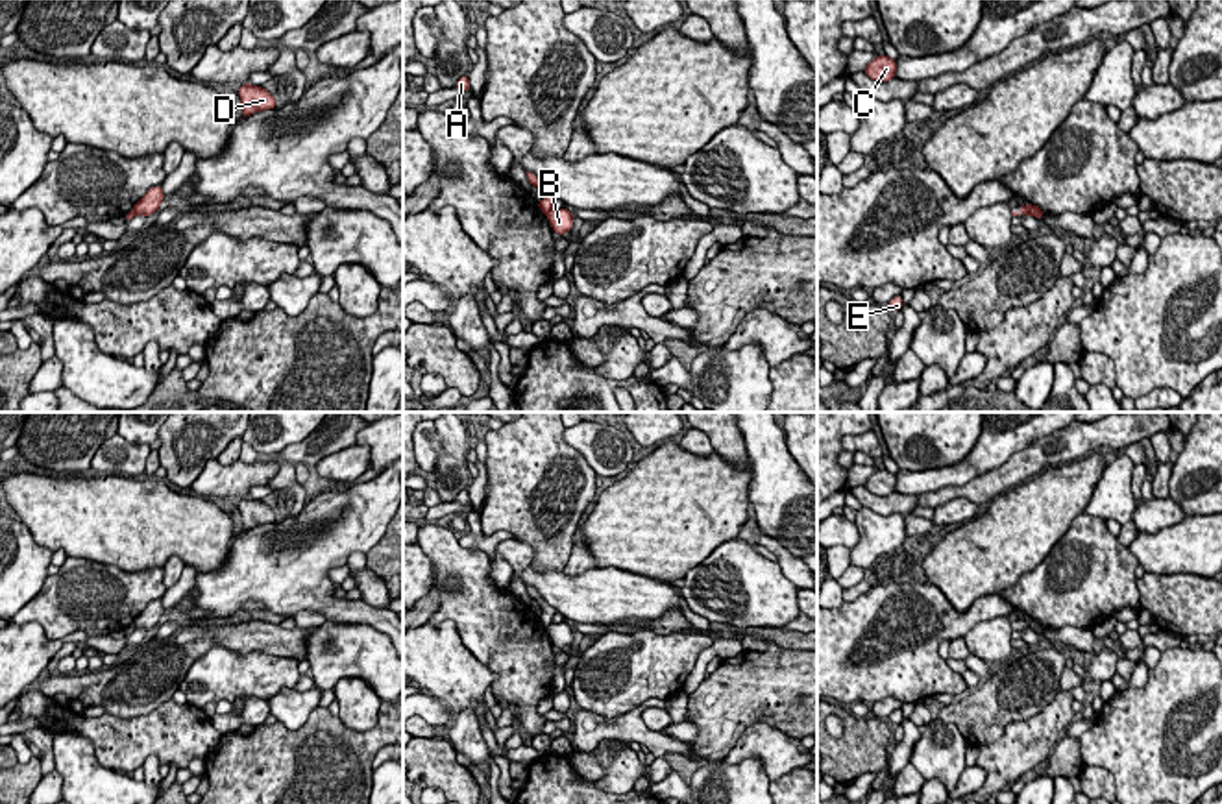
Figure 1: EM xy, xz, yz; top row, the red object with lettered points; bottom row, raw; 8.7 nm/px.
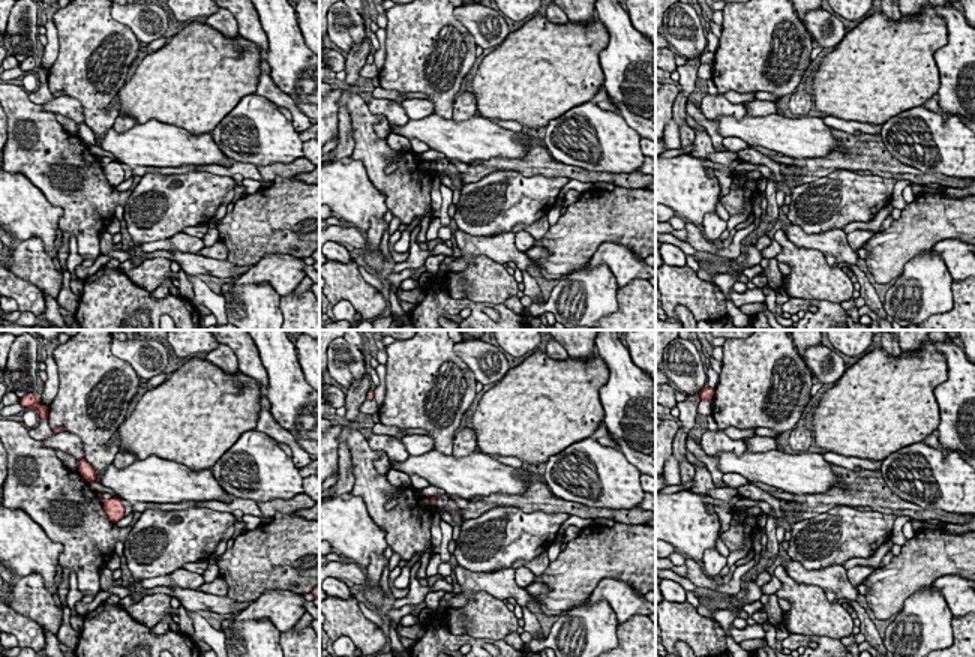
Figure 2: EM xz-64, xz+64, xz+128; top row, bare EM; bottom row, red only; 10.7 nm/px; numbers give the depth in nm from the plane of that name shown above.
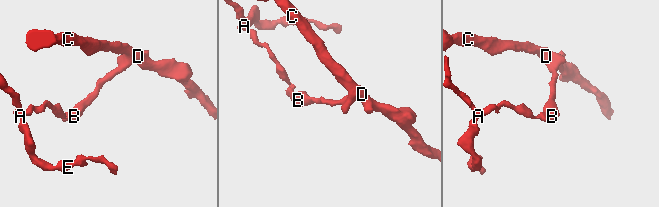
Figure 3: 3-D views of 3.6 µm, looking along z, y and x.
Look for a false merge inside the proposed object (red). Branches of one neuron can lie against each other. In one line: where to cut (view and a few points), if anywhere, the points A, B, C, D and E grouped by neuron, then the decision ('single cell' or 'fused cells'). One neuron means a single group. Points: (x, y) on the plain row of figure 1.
cut in yz along (1026, 620), (1030, 627); A E / B C D; fused cells

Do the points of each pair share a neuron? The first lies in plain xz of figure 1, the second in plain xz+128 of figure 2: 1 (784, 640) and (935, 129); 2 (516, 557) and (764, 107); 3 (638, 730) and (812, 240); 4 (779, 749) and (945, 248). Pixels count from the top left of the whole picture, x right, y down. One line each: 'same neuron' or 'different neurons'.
1: different neurons
2: same neuron
3: same neuron
4: same neuron

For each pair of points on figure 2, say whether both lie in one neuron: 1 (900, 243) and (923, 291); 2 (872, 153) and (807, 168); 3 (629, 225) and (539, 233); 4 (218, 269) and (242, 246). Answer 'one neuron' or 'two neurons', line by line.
1: two neurons
2: one neuron
3: two neurons
4: two neurons

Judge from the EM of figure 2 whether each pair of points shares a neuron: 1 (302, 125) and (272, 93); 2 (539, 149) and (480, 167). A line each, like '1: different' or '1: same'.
1: same
2: same

